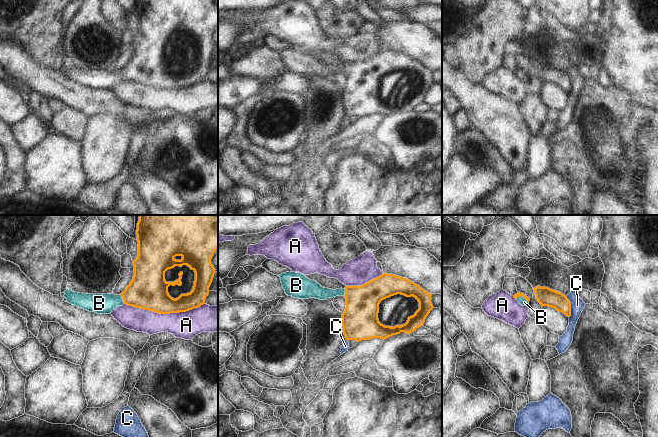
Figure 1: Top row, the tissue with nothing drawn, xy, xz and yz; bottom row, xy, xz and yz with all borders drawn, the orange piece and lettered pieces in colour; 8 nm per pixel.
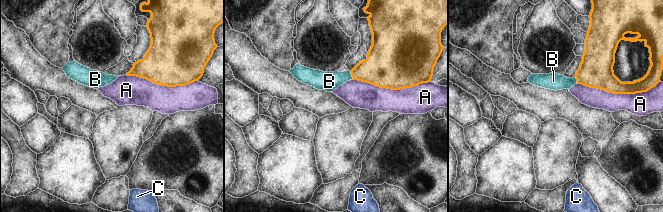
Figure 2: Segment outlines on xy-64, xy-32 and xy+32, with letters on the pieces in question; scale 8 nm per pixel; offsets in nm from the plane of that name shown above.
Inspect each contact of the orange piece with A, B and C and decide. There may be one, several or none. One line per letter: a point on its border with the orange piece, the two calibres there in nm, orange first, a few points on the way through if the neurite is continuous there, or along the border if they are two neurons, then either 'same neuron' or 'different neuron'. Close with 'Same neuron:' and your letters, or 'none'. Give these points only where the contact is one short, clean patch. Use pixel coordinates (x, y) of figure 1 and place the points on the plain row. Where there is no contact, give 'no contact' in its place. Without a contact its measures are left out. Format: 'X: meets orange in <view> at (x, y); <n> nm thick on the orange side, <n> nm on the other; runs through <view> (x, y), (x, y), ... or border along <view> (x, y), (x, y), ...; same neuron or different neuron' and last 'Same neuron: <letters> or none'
A: meets orange in xy at (164, 89); 320 nm thick on the orange side, 220 nm on the other; different neuron
B: meets orange in yz at (522, 71); 40 nm thick on the orange side, 60 nm on the other; runs through yz (518, 70), (522, 71), (521, 75); same neuron
C: meets orange in yz at (570, 83); 140 nm thick on the orange side, 110 nm on the other; border along yz (566, 72), (570, 79), (569, 93); different neuron
Same neuron: B

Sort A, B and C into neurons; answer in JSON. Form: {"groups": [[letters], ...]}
{"groups": [["A"], ["B"], ["C"]]}

